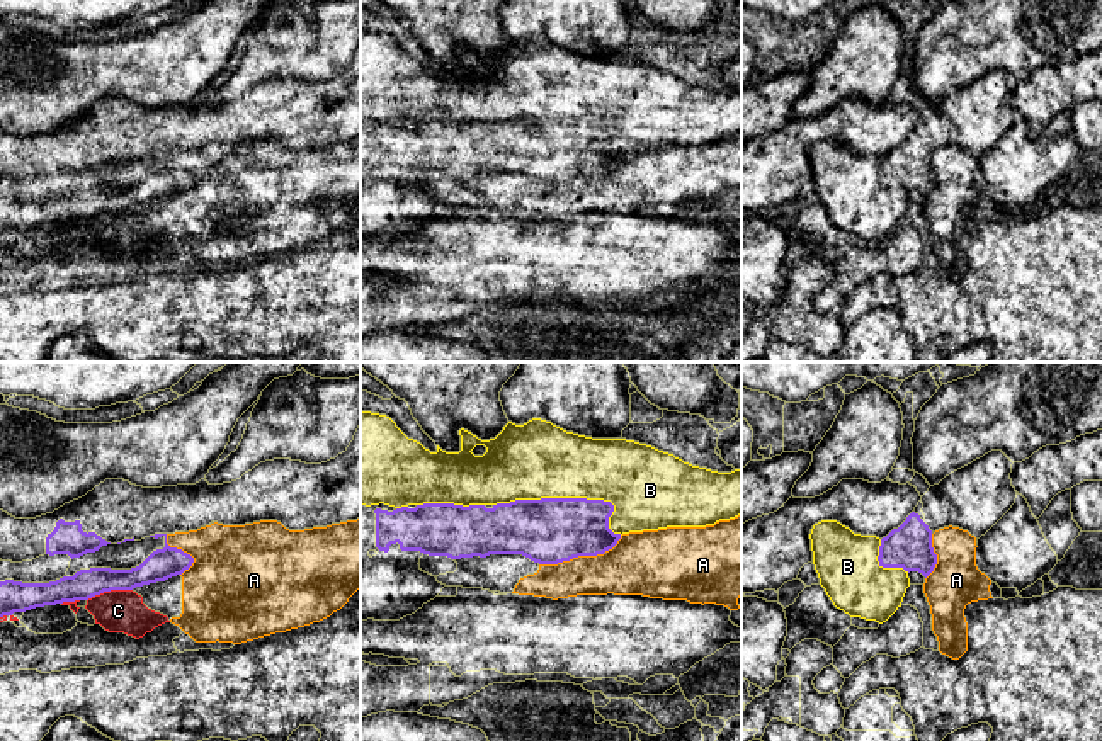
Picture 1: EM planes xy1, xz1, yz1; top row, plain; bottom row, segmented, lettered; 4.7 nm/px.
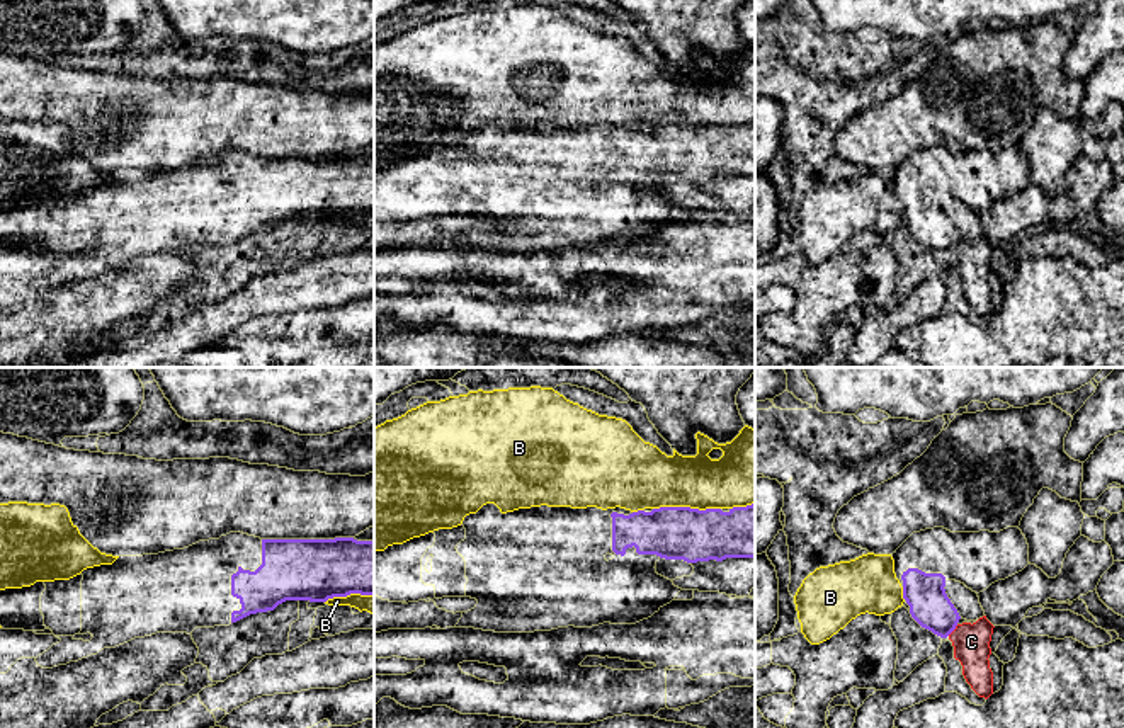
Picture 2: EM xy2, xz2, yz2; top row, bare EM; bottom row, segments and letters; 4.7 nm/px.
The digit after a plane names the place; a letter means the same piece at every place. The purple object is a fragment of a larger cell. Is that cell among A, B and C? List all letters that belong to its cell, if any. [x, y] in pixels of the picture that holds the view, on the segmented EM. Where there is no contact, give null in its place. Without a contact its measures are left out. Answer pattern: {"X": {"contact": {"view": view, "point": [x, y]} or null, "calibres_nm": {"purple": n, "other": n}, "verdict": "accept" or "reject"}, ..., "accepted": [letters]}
{"A": {"contact": {"view": "xz1", "point": [580, 555]}, "calibres_nm": {"purple": 320, "other": 260}, "verdict": "reject"}, "B": {"contact": {"view": "xz1", "point": [570, 499]}, "calibres_nm": {"purple": 320, "other": 360}, "verdict": "reject"}, "C": {"contact": {"view": "xy1", "point": [109, 590]}, "calibres_nm": {"purple": 140, "other": 200}, "verdict": "reject"}, "accepted": []}

